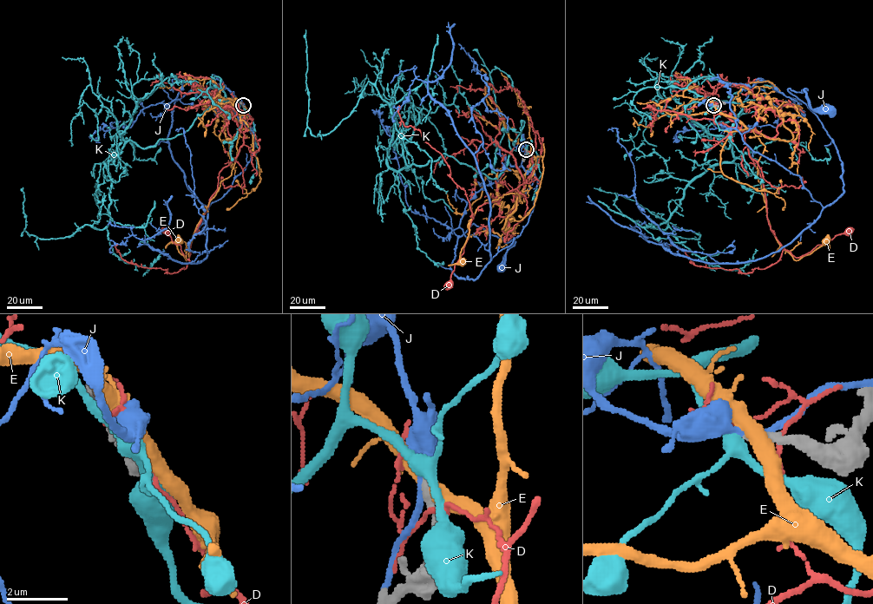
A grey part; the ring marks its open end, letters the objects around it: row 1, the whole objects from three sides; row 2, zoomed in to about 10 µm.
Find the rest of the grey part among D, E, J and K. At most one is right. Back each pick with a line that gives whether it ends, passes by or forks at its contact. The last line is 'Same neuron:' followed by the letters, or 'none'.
Same neuron: none

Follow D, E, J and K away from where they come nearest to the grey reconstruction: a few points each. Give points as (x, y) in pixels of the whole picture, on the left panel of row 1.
D: (244, 106), (252, 122), (243, 133), (238, 155), (219, 173), (218, 187), (186, 258), (166, 231)
E: (243, 106), (248, 115), (242, 121), (234, 167), (197, 225), (187, 259), (177, 249), (180, 242)
J: (243, 105), (253, 151), (206, 206), (167, 136), (174, 102), (192, 88), (228, 89), (231, 103), (219, 110)
K: (243, 106), (217, 102), (154, 146), (129, 140), (104, 162), (110, 205), (101, 229), (29, 234), (22, 187)

